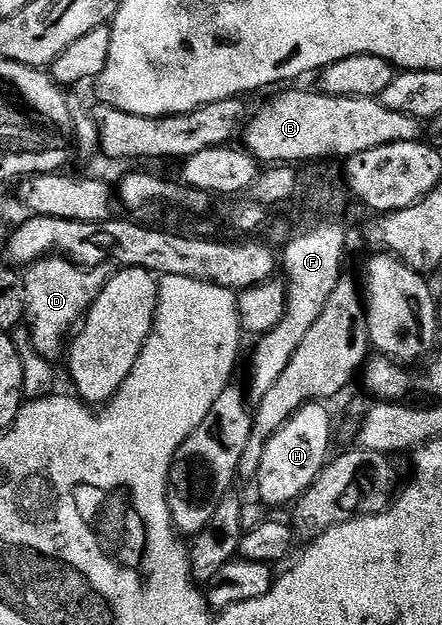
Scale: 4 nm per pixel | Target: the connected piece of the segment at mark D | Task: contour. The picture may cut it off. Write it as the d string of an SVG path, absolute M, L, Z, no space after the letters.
M60 256L41 258L24 271L27 288L27 329L29 339L35 344L39 353L50 360L64 355L67 339L80 327L91 304L99 296L106 284L113 279L115 267L112 262L102 266L83 267Z

